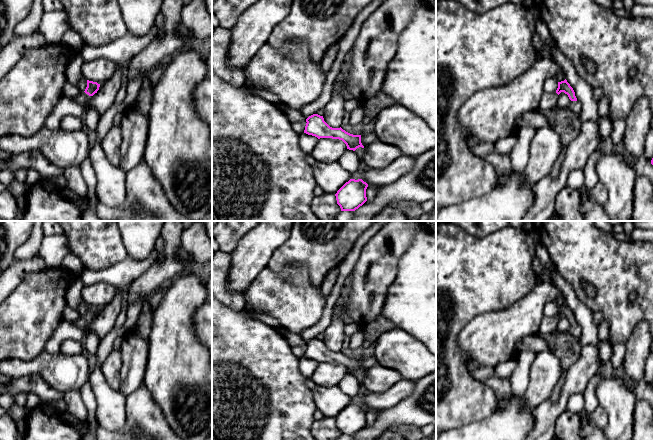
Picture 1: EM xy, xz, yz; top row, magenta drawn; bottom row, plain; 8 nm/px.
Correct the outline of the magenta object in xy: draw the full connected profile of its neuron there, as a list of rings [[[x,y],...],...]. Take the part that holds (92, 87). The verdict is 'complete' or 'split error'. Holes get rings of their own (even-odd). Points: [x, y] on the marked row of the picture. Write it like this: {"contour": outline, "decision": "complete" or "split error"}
{"contour": [[[87,80],[87,87],[84,92],[81,92],[79,95],[72,98],[76,103],[81,106],[86,107],[90,98],[97,93],[99,90],[100,84],[97,82]]], "decision": "split error"}

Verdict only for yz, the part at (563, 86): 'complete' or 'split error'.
split error

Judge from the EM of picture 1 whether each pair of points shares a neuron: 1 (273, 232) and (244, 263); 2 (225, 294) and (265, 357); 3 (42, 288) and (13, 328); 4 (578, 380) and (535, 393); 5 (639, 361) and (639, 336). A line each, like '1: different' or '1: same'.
1: same
2: different
3: same
4: different
5: same

